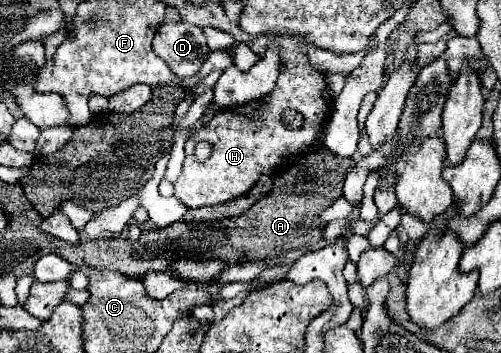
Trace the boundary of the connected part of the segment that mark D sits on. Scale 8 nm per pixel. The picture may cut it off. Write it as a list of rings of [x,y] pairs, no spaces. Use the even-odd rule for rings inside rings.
[[[187,22],[161,26],[153,38],[153,52],[169,64],[179,80],[195,76],[209,56],[203,30]]]

